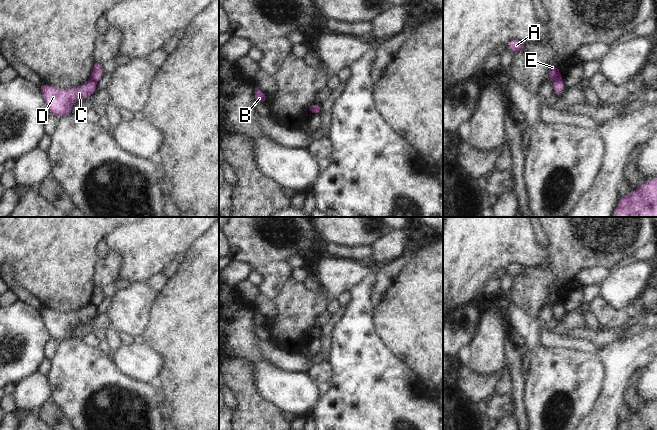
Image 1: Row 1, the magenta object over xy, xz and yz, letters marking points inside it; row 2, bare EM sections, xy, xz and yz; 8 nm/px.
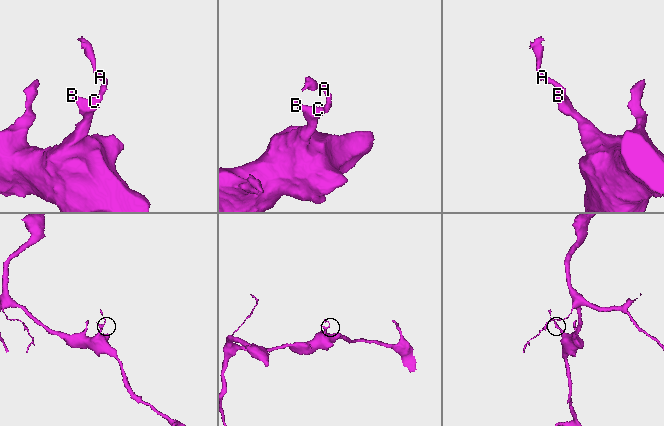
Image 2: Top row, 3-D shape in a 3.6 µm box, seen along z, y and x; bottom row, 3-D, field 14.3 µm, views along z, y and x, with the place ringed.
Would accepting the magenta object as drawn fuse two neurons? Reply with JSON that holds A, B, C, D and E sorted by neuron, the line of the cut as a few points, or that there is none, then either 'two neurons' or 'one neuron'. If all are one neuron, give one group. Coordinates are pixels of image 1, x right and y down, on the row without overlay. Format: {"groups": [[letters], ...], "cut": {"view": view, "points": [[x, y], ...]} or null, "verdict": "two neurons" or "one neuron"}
{"groups": [["A", "E"], ["B", "C", "D"]], "cut": {"view": "yz", "points": [[560, 302], [554, 306]]}, "verdict": "two neurons"}

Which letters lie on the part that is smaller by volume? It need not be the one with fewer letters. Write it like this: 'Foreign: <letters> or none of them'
Foreign: A, E.

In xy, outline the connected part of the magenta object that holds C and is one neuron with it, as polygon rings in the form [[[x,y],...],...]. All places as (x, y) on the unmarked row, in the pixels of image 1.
[[[91,304],[76,312],[66,314],[47,308],[40,308],[38,311],[50,338],[59,342],[72,338],[74,325],[85,323],[97,315],[96,307]]]

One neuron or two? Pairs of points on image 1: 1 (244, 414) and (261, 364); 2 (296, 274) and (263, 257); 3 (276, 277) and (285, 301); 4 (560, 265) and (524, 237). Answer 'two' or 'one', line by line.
1: two
2: two
3: two
4: two

